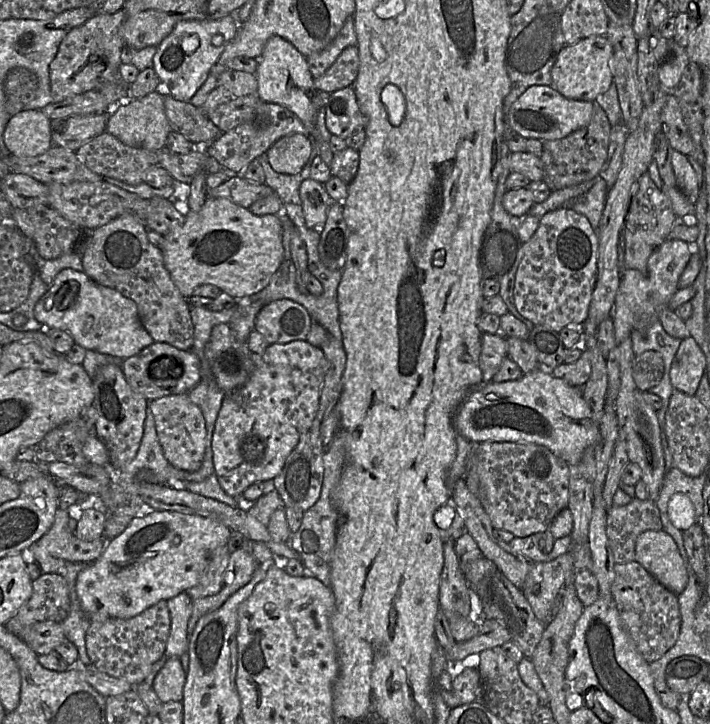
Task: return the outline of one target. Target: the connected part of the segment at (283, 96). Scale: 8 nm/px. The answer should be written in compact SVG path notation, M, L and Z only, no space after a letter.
M272 36L265 44L258 58L256 78L258 80L257 95L265 102L276 103L293 112L309 131L313 141L318 109L314 106L313 97L316 91L314 79L309 71L307 58L289 41L280 36Z

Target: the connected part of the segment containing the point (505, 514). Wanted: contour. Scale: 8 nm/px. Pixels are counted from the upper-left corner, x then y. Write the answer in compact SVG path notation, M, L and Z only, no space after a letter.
M481 442L472 449L467 460L467 471L478 477L478 498L492 527L511 532L515 537L524 538L546 532L556 515L568 508L569 465L544 446L532 443Z

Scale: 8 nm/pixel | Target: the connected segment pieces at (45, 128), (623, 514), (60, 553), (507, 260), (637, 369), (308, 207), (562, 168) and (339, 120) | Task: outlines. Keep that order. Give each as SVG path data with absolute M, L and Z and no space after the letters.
M40 109L18 112L4 130L5 146L18 157L34 157L47 152L53 145L50 122Z
M636 497L624 506L608 510L606 535L615 563L635 561L637 537L647 531L663 529L659 509L653 500Z
M58 508L51 528L35 542L50 555L67 562L93 562L100 557L107 546L107 539L93 541L78 539L68 527L73 513Z
M501 200L494 201L491 209L490 223L482 239L479 259L482 279L494 279L499 283L498 295L505 302L508 312L521 321L530 332L535 325L518 313L513 298L515 274L521 259L521 246L523 244L519 239L518 229L523 218L507 213L502 206Z
M646 351L636 356L632 374L637 388L642 392L649 392L663 378L664 363L661 354L656 351Z
M311 177L301 183L299 193L306 225L321 233L328 210L335 201L328 195L324 185Z
M594 103L589 123L568 136L542 141L543 151L539 157L543 162L543 181L551 192L592 180L599 173L608 156L611 125L605 112Z
M353 86L330 93L324 111L329 132L342 139L365 129L367 124L367 117L360 110Z

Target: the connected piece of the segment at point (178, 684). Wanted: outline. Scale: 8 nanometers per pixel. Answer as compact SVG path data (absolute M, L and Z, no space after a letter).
M170 657L156 675L152 688L162 703L182 702L186 673L179 657Z

